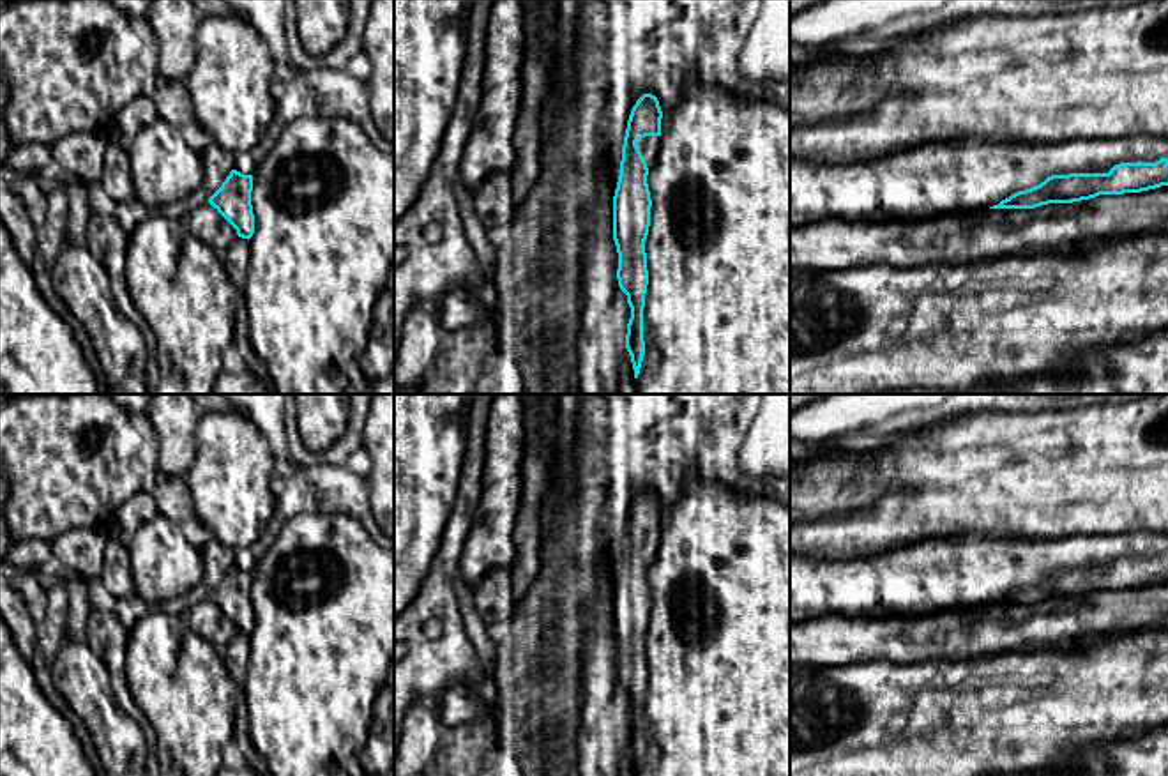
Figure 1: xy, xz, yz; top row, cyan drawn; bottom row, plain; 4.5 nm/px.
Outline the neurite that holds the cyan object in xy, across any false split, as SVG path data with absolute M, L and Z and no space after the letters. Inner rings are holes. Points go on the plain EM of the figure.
M231 566L209 599L237 626L242 635L254 629L254 610L251 601L253 571Z

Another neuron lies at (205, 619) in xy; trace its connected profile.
M210 599L187 608L184 620L189 629L203 636L219 652L224 652L230 640L239 633L237 626Z

